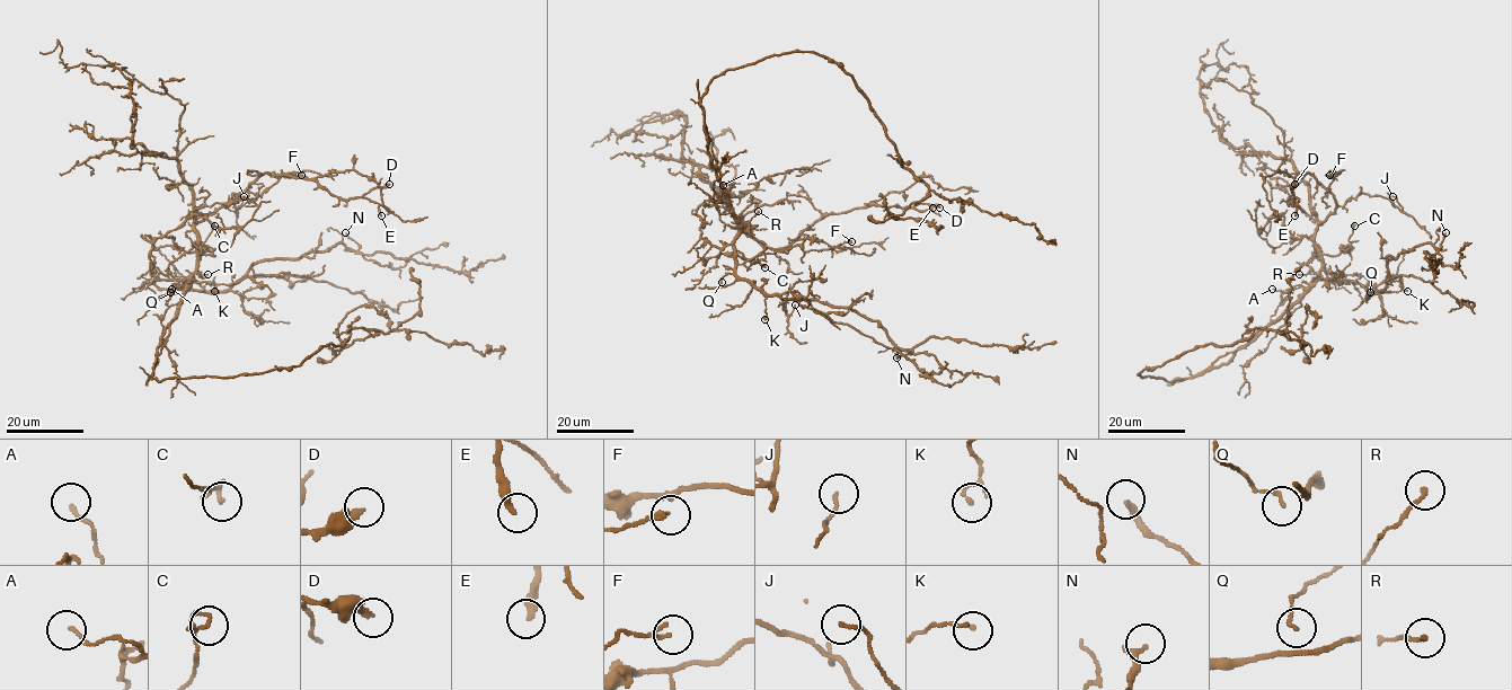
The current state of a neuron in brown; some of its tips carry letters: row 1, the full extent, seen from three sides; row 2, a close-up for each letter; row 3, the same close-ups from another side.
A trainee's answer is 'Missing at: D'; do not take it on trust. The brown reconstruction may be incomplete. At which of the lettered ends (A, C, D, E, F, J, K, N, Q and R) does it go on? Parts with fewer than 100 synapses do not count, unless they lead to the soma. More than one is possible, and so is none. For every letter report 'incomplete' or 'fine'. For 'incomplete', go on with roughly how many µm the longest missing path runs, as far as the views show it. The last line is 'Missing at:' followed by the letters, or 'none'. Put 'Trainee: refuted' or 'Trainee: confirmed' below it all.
A: fine
C: fine
D: fine
E: fine
F: fine
J: fine
K: fine
N: fine
Q: fine
R: fine
Missing at: none
Trainee: refuted

